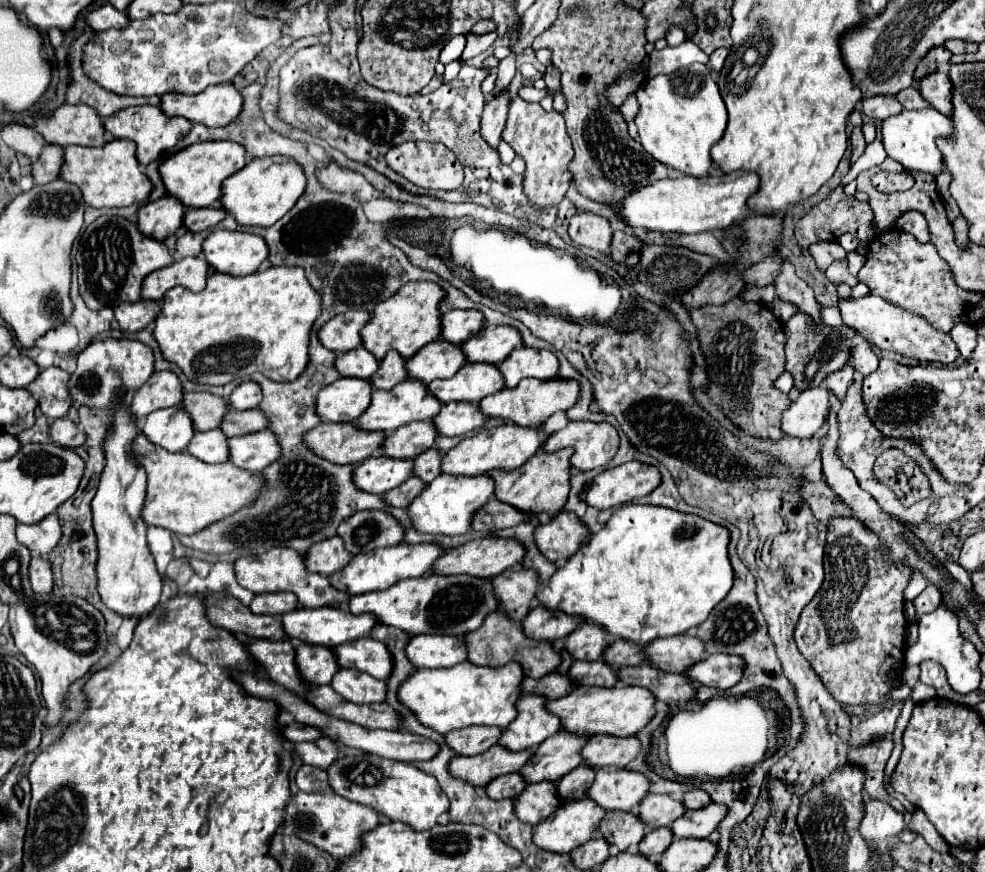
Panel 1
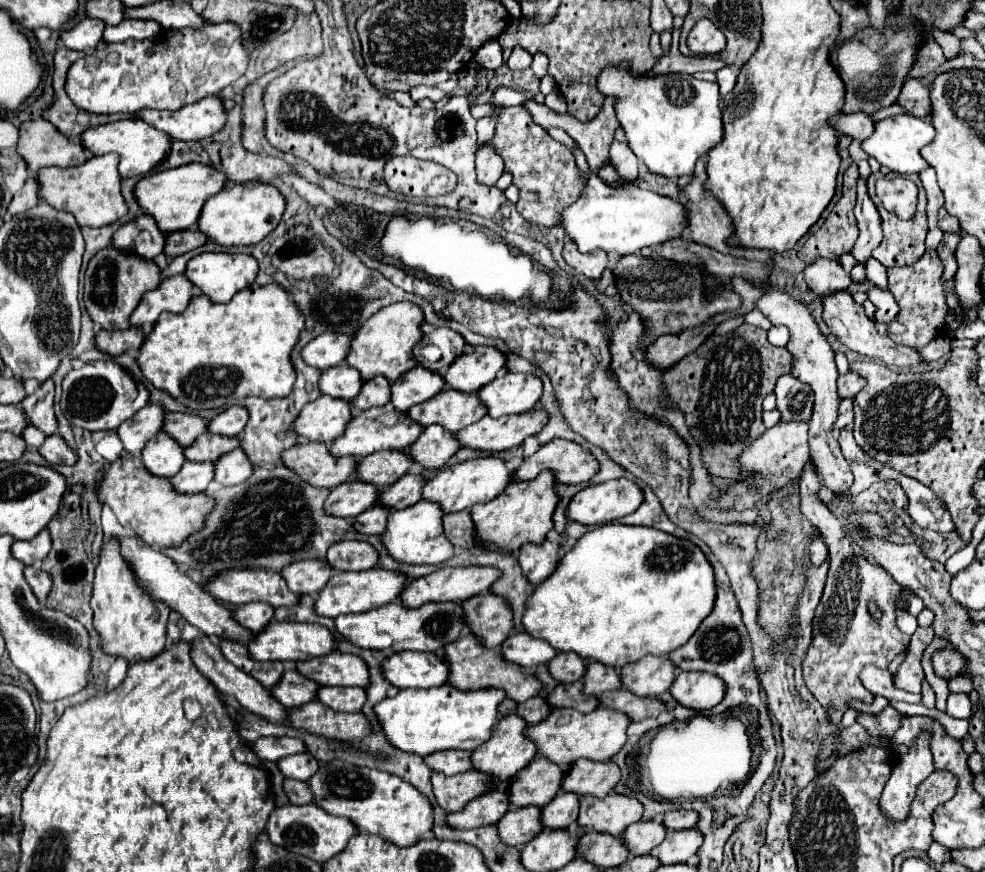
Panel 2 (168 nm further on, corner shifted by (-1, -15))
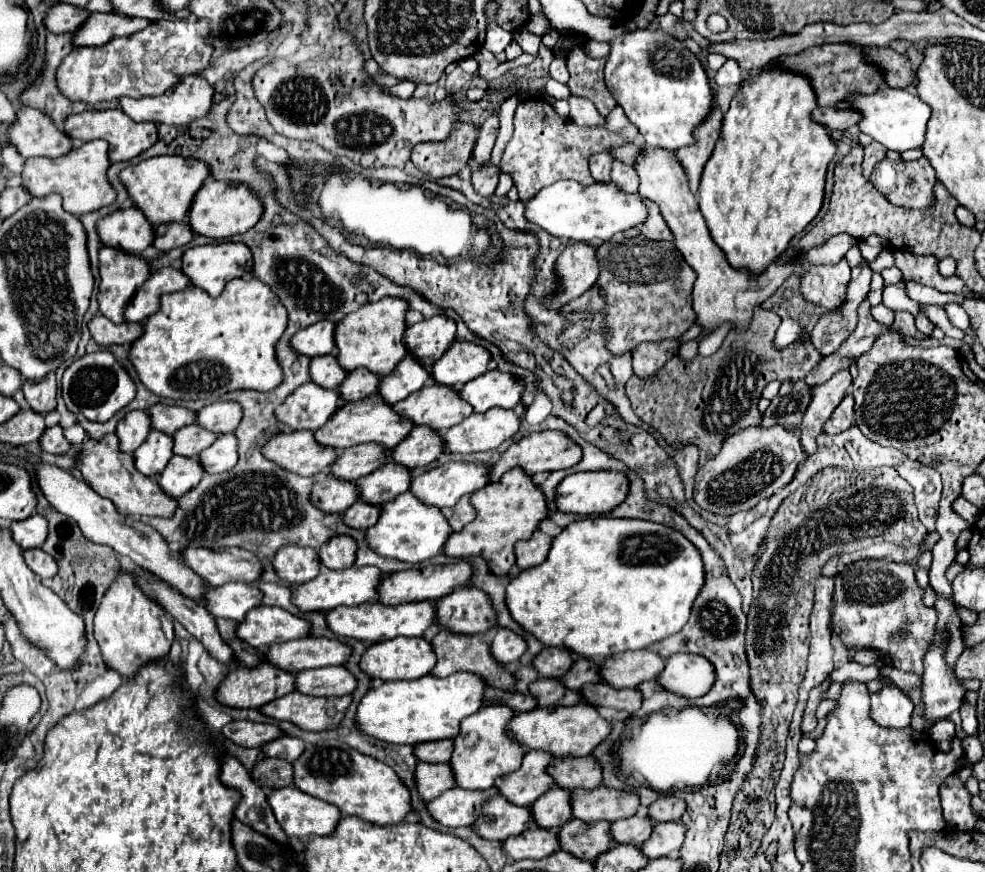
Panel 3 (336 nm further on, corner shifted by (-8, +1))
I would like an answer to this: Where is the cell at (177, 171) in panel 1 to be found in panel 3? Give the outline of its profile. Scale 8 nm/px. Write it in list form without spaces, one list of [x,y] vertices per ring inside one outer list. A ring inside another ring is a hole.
[[[155,156],[119,172],[119,180],[125,184],[129,198],[153,226],[165,222],[185,222],[191,196],[195,196],[205,178],[207,168],[197,164],[197,160],[183,160],[183,156]]]

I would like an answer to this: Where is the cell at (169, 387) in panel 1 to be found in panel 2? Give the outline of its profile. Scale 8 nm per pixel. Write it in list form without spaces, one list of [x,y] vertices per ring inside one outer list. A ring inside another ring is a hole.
[[[150,402],[140,412],[136,412],[136,416],[132,416],[132,420],[126,420],[124,424],[120,424],[120,428],[116,432],[124,444],[124,450],[140,456],[144,444],[156,432],[162,430],[164,414],[166,412],[160,402]]]

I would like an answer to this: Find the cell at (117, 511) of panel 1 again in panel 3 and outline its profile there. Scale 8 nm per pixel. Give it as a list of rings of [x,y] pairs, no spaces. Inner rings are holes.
[[[121,574],[103,596],[95,614],[95,640],[105,664],[123,678],[131,678],[139,672],[141,666],[159,662],[169,654],[169,648],[175,640],[173,620],[159,604],[147,600],[147,596],[135,588],[131,574]]]

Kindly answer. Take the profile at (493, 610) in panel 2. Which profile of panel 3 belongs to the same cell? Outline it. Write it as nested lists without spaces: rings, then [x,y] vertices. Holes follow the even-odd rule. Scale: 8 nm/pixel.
[[[459,588],[435,604],[435,622],[457,634],[483,634],[495,626],[491,602],[477,588]]]

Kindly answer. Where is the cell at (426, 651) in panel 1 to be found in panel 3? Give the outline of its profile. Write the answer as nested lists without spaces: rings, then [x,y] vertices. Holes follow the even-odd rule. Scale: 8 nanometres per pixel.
[[[395,638],[395,640],[377,642],[365,650],[359,662],[359,668],[367,676],[381,680],[415,680],[429,674],[433,666],[435,666],[435,652],[431,644],[423,638]]]

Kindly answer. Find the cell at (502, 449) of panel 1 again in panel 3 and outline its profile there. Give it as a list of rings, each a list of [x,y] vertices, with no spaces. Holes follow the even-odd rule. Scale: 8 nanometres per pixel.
[[[447,462],[415,476],[409,492],[427,506],[453,508],[461,496],[487,486],[487,472],[489,468],[479,468],[477,464]]]

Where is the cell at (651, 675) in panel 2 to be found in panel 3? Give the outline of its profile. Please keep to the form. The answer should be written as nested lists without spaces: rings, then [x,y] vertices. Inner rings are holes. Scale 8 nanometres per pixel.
[[[651,650],[621,652],[599,664],[603,682],[613,688],[637,688],[645,680],[653,680],[663,670],[663,658]]]

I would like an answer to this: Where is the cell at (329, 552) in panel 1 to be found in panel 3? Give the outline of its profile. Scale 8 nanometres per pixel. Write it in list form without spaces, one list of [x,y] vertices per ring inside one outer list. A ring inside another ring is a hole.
[[[287,544],[275,554],[273,568],[289,584],[301,584],[303,580],[311,580],[311,576],[317,576],[321,564],[315,550],[297,544]]]

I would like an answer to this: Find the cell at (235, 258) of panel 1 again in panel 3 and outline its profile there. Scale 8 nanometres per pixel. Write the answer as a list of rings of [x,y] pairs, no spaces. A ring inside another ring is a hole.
[[[223,242],[223,244],[203,244],[189,248],[183,254],[183,274],[191,280],[193,286],[203,288],[209,296],[219,296],[225,288],[225,284],[233,278],[241,278],[247,272],[247,266],[251,266],[251,252],[241,242]]]

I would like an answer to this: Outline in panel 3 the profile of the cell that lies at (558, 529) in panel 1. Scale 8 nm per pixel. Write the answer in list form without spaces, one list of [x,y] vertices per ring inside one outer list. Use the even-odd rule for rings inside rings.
[[[535,530],[529,540],[515,544],[517,566],[521,570],[531,568],[531,566],[539,566],[539,562],[543,562],[547,558],[549,548],[551,548],[551,538],[547,534],[543,534],[541,530]]]

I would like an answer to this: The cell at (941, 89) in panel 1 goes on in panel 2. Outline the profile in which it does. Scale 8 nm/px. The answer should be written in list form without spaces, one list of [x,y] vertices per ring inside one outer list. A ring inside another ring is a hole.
[[[908,78],[902,92],[900,92],[900,102],[908,114],[916,116],[916,118],[928,118],[932,116],[932,104],[930,104],[930,88],[926,84],[922,84],[920,80],[912,80]]]

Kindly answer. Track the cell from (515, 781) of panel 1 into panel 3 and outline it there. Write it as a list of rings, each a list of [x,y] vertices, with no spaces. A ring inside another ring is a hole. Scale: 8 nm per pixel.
[[[451,788],[435,800],[427,802],[427,812],[433,820],[449,828],[471,826],[475,822],[475,816],[481,812],[483,800],[493,794],[497,794],[495,788],[487,792],[463,792],[463,788]]]

